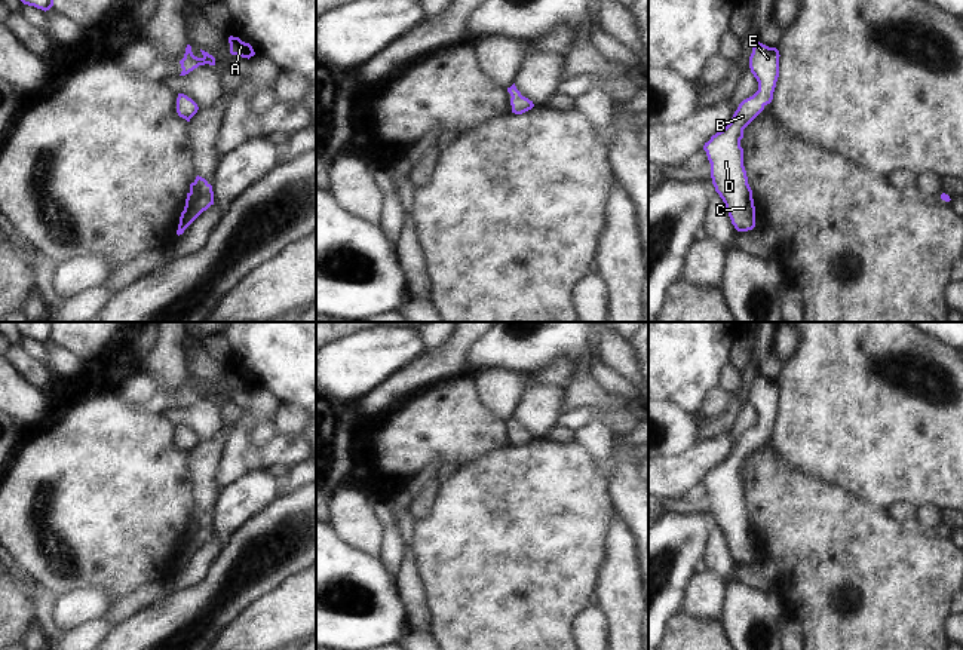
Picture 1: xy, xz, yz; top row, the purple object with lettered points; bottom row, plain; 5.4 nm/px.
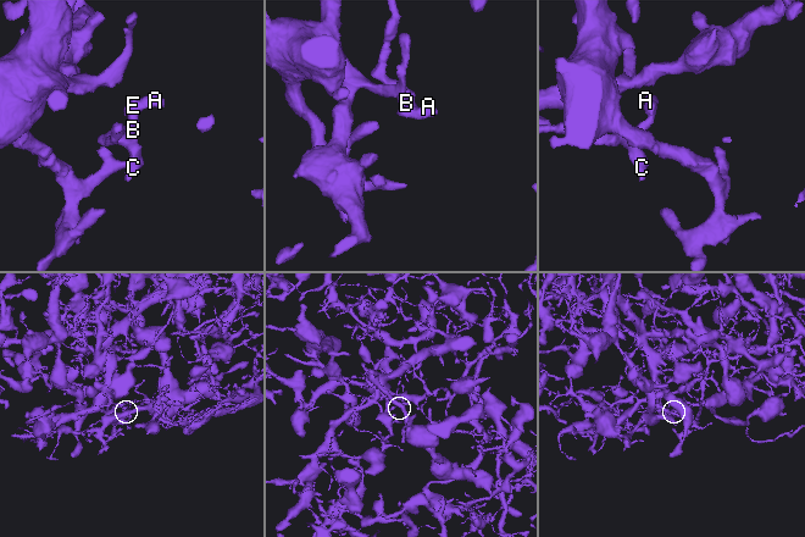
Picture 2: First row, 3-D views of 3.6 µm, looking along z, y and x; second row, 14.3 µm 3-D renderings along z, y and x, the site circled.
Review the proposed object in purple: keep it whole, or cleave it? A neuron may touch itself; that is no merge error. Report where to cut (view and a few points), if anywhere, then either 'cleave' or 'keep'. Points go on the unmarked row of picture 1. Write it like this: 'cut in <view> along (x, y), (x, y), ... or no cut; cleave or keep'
no cut; keep

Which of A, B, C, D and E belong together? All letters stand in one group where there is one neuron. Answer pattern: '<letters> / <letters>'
A B C D E

